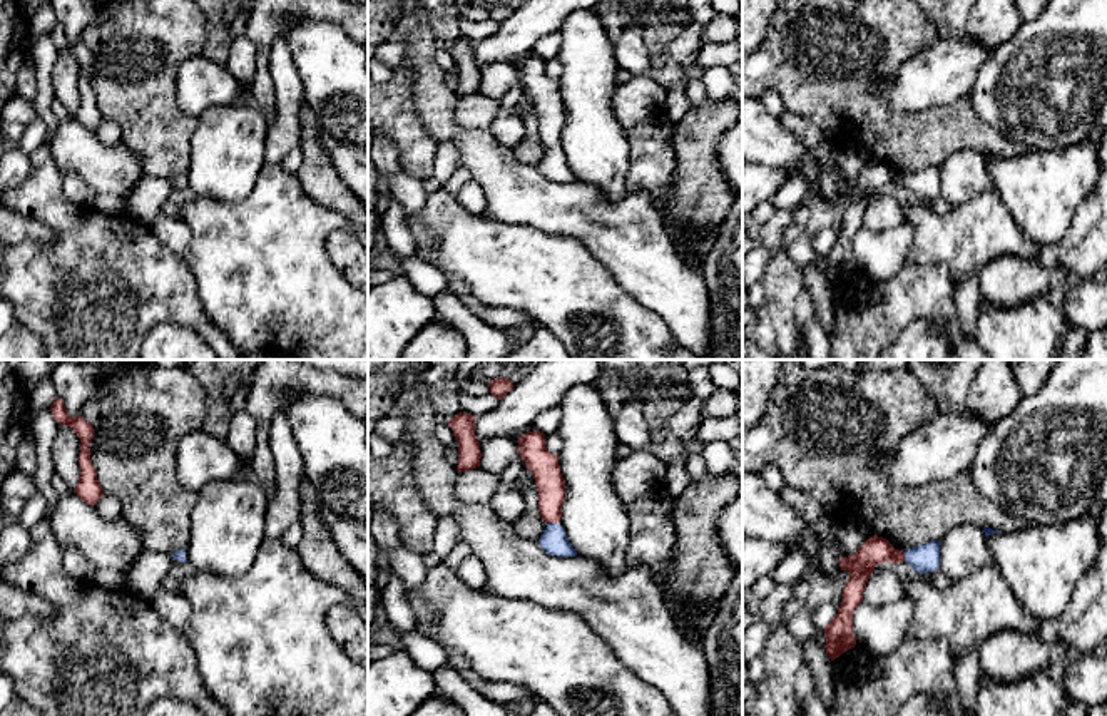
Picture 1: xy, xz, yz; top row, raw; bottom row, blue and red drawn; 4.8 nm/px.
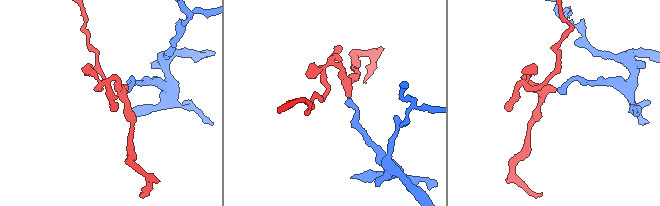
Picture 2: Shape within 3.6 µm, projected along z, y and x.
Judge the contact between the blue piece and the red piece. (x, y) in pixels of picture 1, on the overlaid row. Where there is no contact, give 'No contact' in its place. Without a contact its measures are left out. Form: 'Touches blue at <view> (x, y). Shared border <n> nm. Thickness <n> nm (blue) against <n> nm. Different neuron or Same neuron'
Touches blue at xz (552, 522). Shared border 70 nm. Thickness 130 nm (blue) against 140 nm. Same neuron

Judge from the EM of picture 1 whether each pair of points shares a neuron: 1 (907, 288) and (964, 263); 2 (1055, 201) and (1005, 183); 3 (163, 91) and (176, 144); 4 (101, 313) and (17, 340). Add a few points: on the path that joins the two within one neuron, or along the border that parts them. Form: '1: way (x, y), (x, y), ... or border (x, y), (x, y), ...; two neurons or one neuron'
1: border (910, 260), (920, 265), (943, 265), (955, 286); two neurons
2: way (1044, 189), (1017, 183); one neuron
3: way (163, 104), (163, 131); one neuron
4: border (17, 322), (34, 332), (42, 342); two neurons

